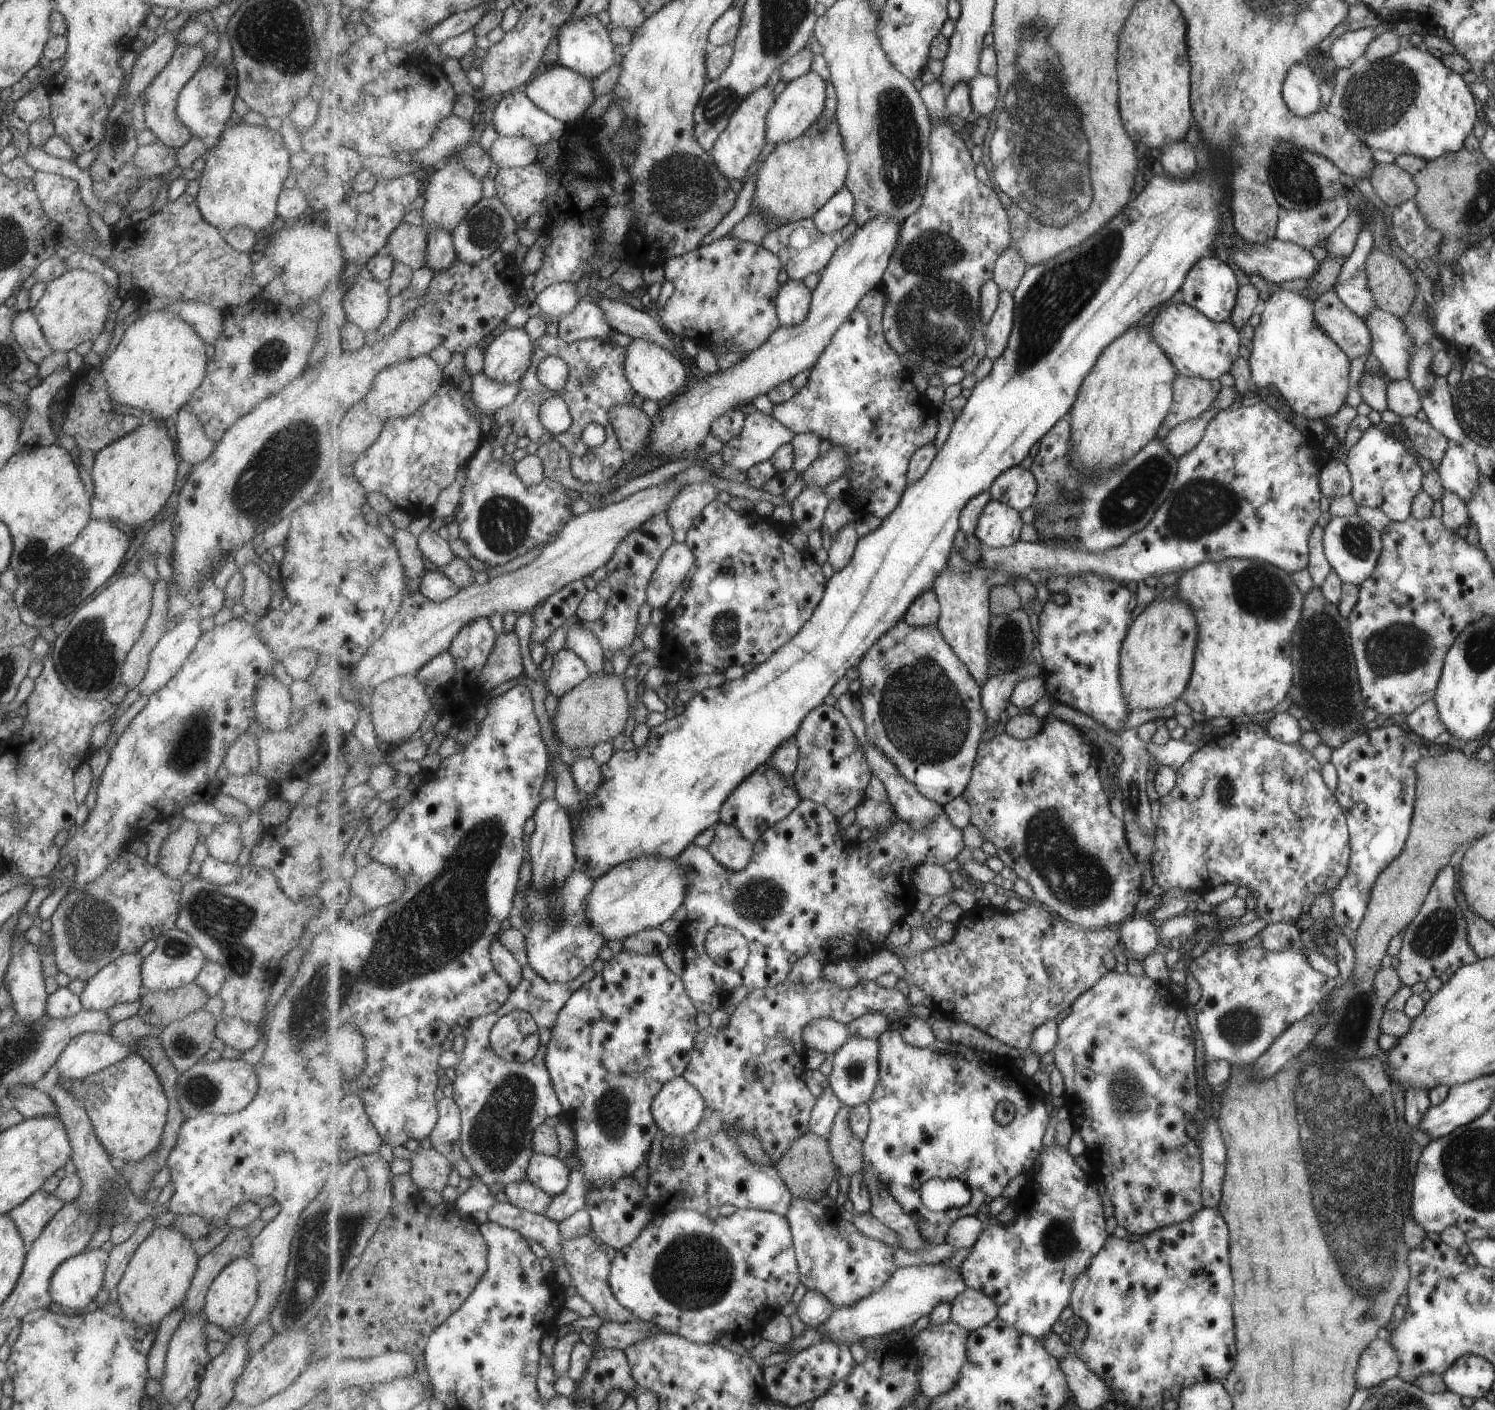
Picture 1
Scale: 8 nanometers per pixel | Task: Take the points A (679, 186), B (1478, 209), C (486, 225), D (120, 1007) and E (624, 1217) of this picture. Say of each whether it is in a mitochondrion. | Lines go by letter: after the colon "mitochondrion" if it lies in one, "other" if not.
A: mitochondrion
B: mitochondrion
C: mitochondrion
D: other
E: other

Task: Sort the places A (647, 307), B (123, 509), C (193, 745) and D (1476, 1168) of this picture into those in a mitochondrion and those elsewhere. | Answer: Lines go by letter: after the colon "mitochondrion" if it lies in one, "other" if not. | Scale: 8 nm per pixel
A: other
B: other
C: mitochondrion
D: mitochondrion

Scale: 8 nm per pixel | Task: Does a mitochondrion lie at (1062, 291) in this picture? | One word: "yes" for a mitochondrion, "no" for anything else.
yes

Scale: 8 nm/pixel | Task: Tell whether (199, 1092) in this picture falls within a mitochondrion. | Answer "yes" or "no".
yes

